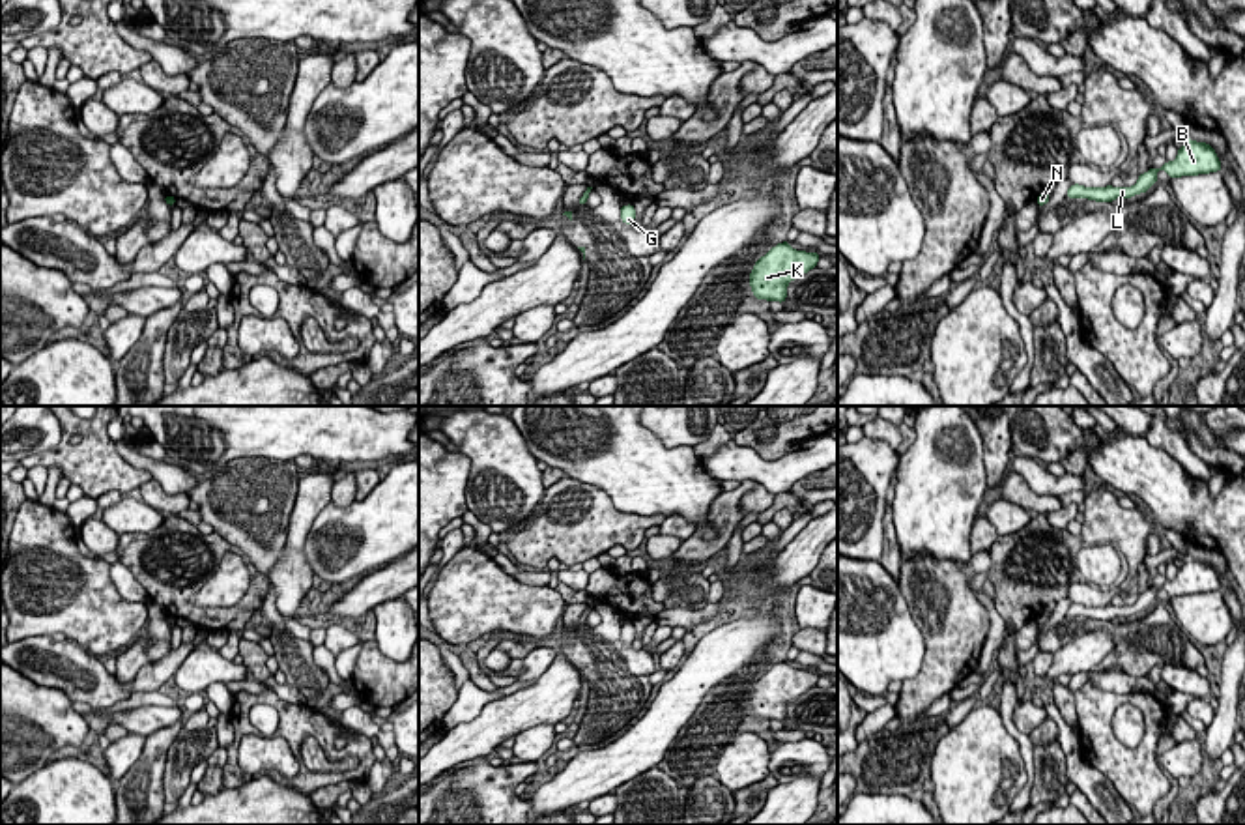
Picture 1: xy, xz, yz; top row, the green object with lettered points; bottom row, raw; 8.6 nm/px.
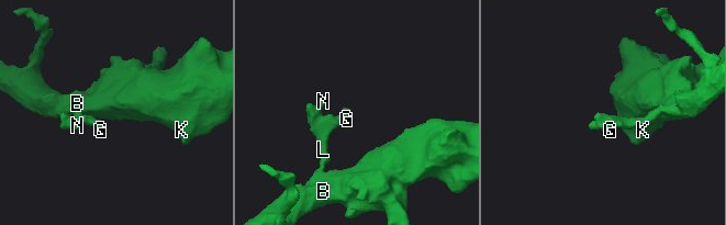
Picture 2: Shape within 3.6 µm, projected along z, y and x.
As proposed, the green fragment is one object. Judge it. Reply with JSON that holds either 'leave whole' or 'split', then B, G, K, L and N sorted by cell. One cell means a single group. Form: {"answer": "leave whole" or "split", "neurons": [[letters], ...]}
{"answer": "leave whole", "neurons": [["B", "G", "K", "L", "N"]]}

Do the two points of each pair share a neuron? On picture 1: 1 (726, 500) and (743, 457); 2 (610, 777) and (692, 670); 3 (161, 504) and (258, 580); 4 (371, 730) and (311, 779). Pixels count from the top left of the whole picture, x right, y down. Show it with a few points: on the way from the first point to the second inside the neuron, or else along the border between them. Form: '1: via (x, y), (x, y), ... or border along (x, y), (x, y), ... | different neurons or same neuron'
1: border along (741, 479), (759, 483) | different neurons
2: via (634, 751), (662, 723), (681, 696) | same neuron
3: border along (165, 513), (176, 515) | different neurons
4: border along (359, 734), (371, 741) | different neurons

